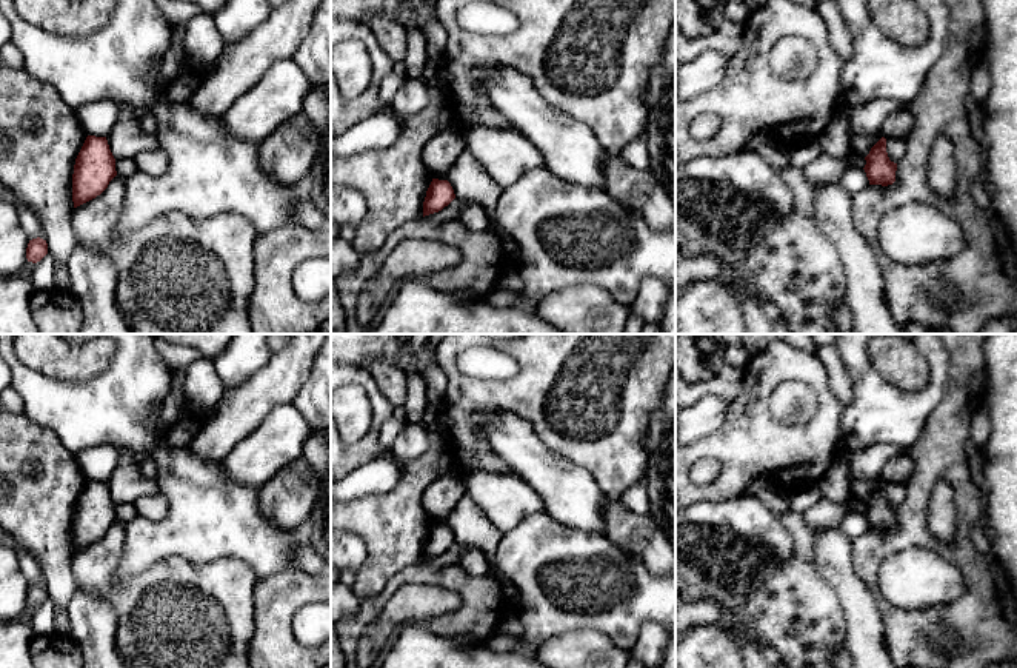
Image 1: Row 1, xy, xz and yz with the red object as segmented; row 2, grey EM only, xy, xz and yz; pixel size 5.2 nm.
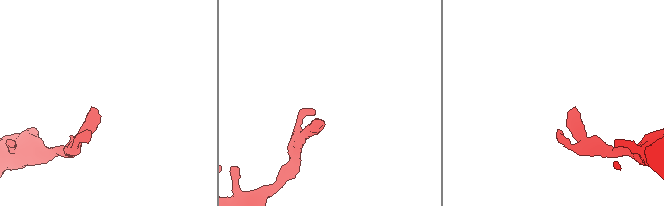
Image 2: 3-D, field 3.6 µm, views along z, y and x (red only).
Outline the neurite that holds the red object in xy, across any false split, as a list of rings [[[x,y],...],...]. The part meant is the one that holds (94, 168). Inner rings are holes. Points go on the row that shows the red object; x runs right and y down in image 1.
[[[88,135],[74,165],[74,208],[100,195],[115,175],[115,159],[106,137]]]

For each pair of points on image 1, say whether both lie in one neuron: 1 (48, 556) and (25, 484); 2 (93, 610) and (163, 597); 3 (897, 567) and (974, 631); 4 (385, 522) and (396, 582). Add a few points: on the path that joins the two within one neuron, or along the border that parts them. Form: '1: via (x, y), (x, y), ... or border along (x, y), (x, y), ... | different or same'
1: via (48, 537), (37, 519), (37, 502) | same
2: border along (80, 590), (110, 602), (116, 642) | different
3: border along (959, 570), (962, 591), (945, 604) | different
4: border along (422, 561), (402, 568), (380, 591), (366, 597) | different

